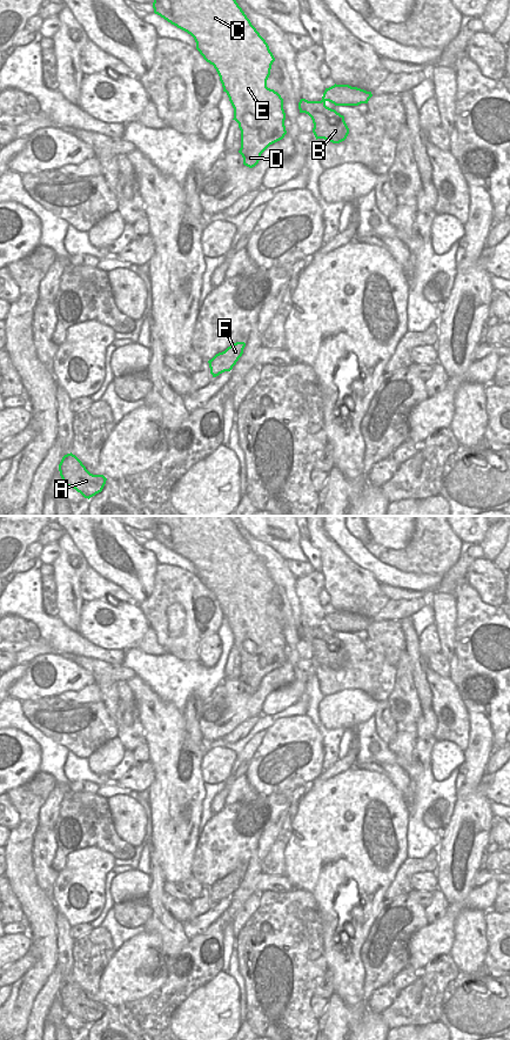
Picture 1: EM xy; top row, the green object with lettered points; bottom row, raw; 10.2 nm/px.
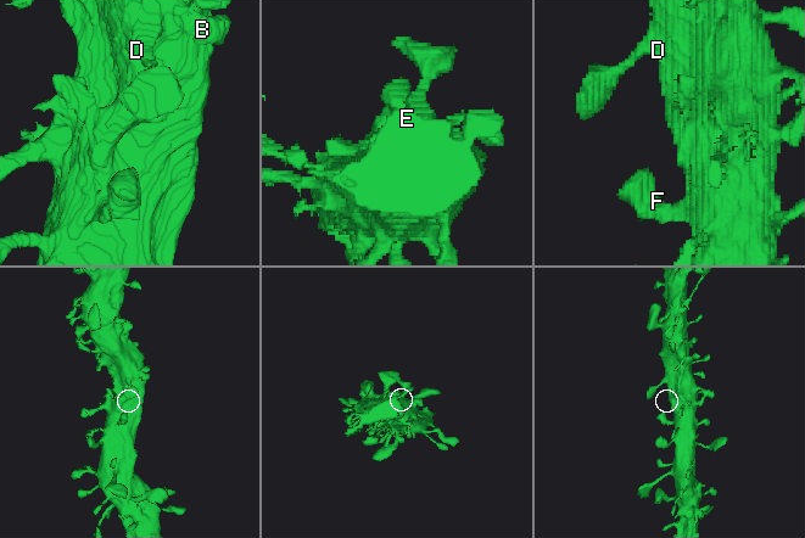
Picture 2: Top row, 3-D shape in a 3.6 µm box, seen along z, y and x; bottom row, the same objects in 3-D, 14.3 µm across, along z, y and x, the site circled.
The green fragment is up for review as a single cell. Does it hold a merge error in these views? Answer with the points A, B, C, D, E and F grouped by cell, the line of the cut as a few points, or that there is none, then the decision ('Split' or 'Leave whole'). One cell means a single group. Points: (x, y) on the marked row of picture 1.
Groups: A B C D E F. No split. Leave whole

